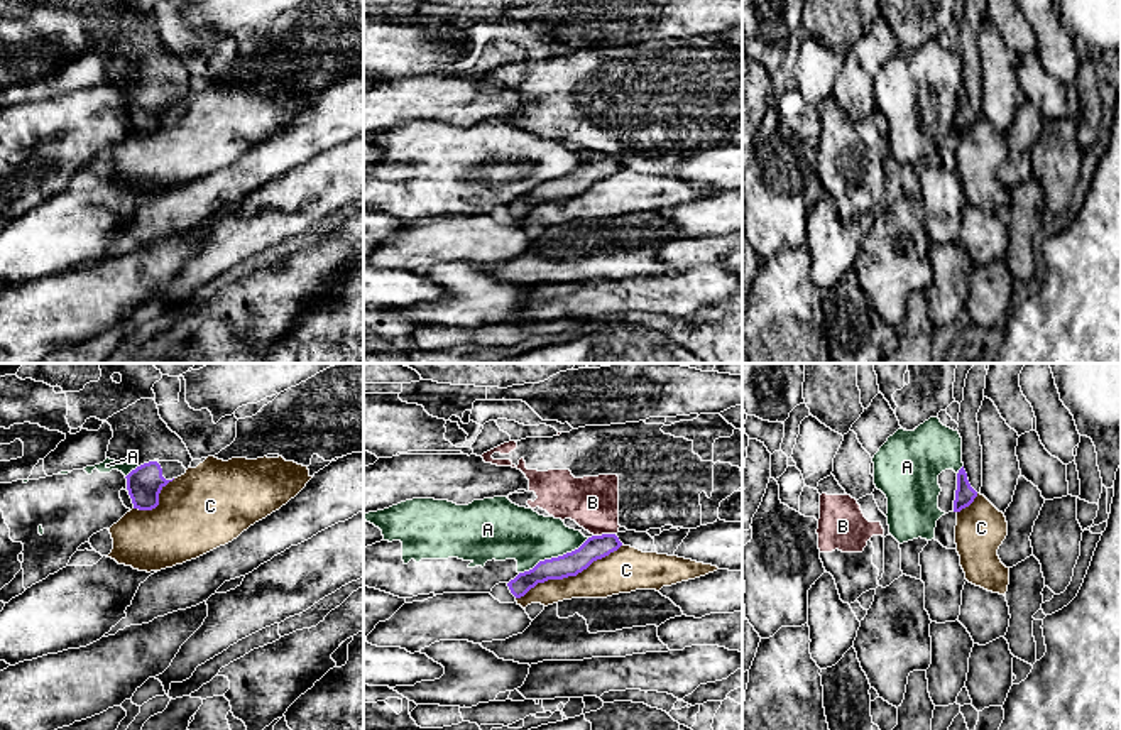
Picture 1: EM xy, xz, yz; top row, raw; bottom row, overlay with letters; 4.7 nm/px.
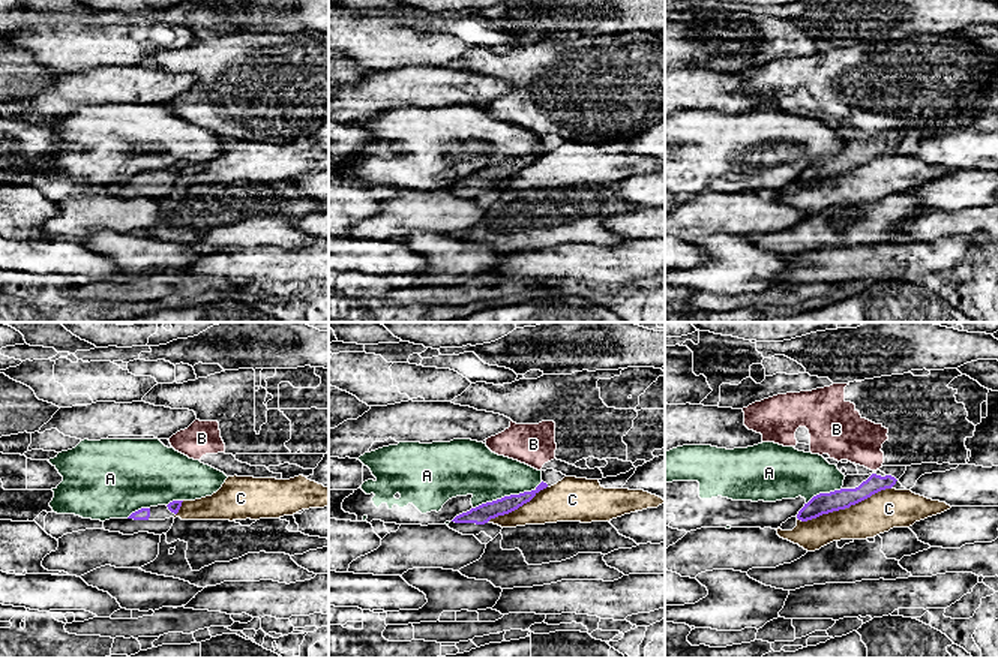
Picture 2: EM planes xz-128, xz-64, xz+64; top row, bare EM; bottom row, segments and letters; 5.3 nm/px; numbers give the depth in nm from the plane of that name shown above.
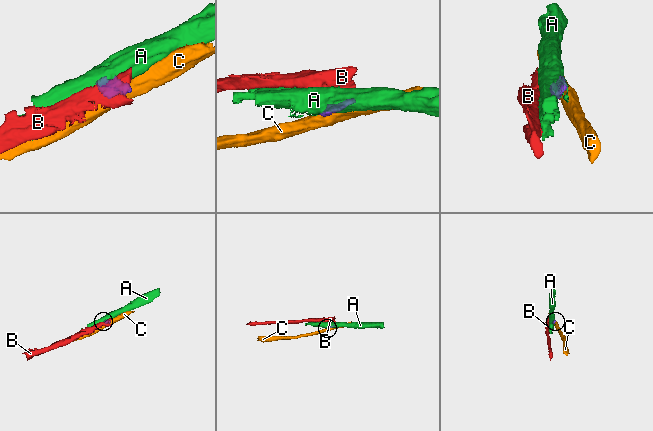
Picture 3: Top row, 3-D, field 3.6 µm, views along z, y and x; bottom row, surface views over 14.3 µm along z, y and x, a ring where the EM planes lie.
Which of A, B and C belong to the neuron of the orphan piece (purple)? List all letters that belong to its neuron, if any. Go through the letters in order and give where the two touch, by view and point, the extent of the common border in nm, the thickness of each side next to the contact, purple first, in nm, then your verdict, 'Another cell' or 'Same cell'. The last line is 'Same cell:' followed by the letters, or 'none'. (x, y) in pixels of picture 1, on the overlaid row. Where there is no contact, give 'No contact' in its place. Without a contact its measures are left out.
A: Touches purple at xz (553, 558). Shared border 380 nm. Thickness 110 nm (purple) against 260 nm. Another cell
B: Touches purple at xz (604, 534). Shared border 110 nm. Thickness 110 nm (purple) against 240 nm. Another cell
C: Touches purple at xz (568, 575). Shared border 550 nm. Thickness 110 nm (purple) against 200 nm. Another cell
Same cell: none

